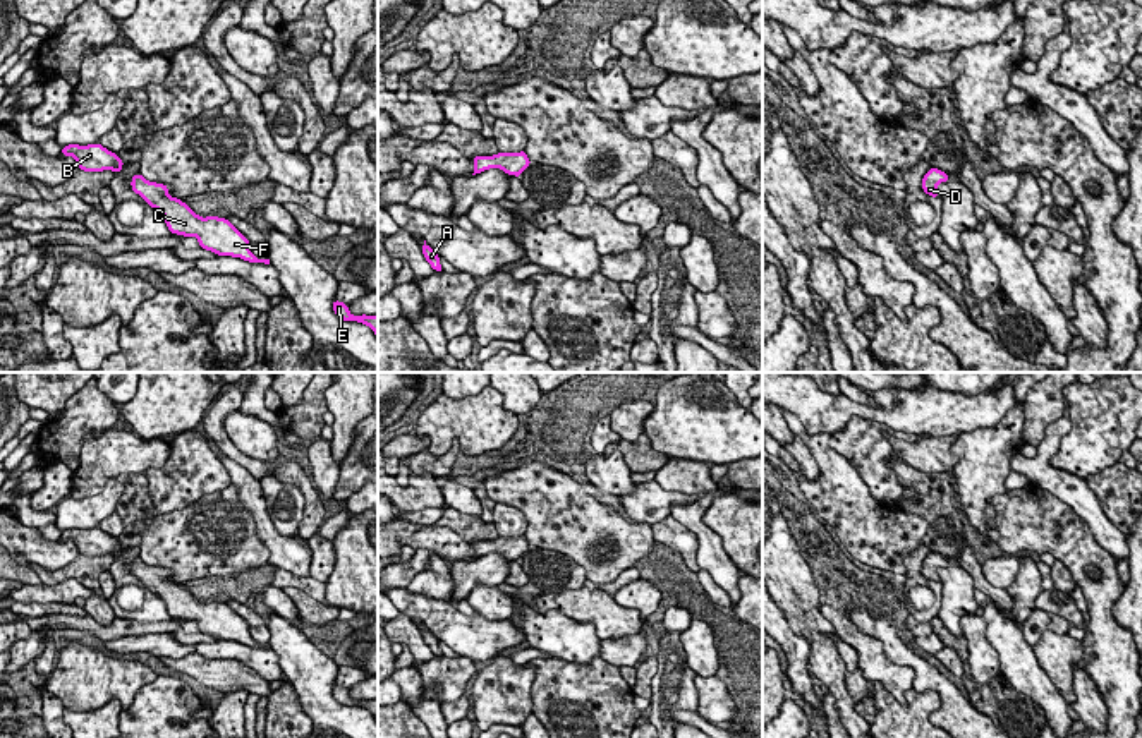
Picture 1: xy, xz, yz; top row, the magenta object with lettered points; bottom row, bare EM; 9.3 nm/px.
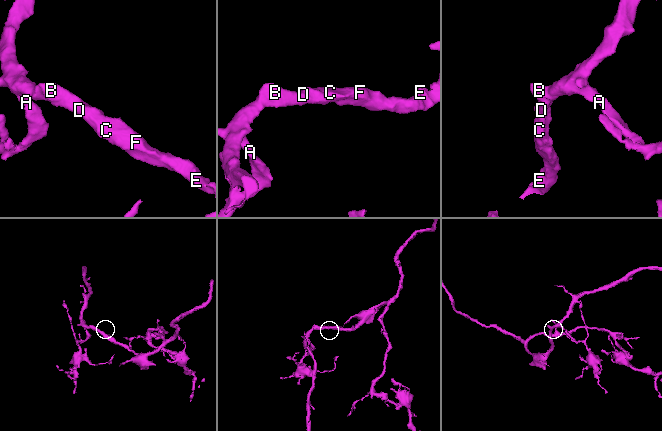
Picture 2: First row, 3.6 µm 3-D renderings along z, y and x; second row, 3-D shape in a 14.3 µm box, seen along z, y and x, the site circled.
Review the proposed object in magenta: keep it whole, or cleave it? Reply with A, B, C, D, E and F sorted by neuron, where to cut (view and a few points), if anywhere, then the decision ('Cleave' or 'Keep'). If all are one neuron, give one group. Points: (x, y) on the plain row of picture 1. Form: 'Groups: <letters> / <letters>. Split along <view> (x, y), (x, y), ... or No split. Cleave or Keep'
Groups: A B C D E F. No split. Keep

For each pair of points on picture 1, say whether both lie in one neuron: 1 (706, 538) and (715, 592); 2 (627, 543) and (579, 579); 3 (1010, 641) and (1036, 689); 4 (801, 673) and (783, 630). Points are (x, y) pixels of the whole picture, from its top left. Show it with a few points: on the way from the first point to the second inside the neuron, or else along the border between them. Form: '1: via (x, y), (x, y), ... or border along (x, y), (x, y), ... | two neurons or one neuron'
1: border along (701, 568), (728, 596), (732, 606) | two neurons
2: border along (574, 560), (584, 568), (588, 582) | two neurons
3: via (1015, 653), (1017, 663), (1027, 677) | one neuron
4: via (797, 663), (797, 649), (790, 641) | one neuron

